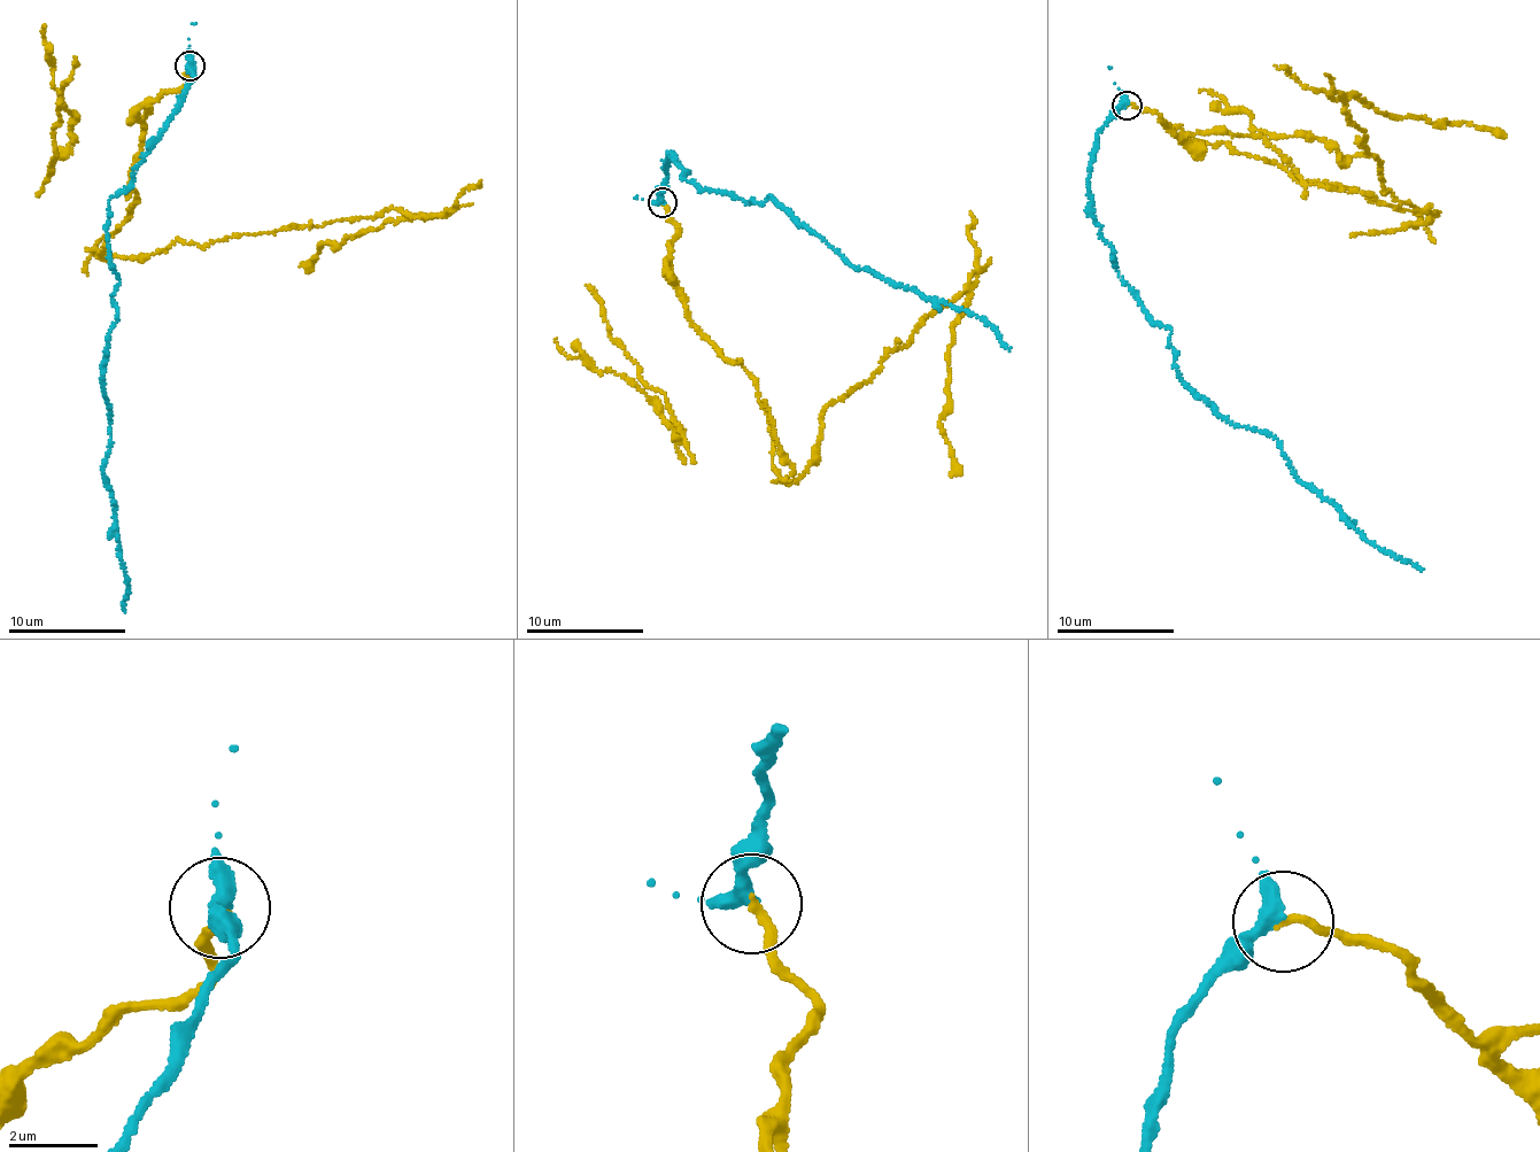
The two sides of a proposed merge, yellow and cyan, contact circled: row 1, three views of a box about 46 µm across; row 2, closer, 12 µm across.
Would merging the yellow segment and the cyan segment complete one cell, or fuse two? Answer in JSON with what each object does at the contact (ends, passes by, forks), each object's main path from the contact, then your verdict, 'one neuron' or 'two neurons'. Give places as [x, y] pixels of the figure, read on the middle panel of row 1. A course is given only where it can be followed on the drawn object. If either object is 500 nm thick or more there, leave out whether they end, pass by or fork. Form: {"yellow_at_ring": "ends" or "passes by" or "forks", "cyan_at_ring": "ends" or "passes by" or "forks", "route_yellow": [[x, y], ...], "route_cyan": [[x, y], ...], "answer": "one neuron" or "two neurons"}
{"yellow_at_ring": "ends", "cyan_at_ring": "passes by", "route_yellow": [[663, 202], [686, 317], [751, 376], [790, 485], [821, 411], [967, 291], [939, 420], [962, 474]], "route_cyan": [[663, 202], [675, 154], [685, 178], [751, 203], [770, 195], [856, 268], [960, 308], [1010, 350]], "answer": "two neurons"}

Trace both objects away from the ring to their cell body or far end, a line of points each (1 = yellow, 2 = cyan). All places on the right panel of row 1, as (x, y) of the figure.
1: (1127, 105), (1186, 136), (1267, 141), (1298, 178), (1423, 222), (1438, 215), (1384, 193), (1344, 98), (1506, 137)
2: (1127, 105), (1097, 136), (1092, 210), (1119, 277), (1171, 331), (1186, 385), (1277, 441), (1362, 536), (1423, 569)

